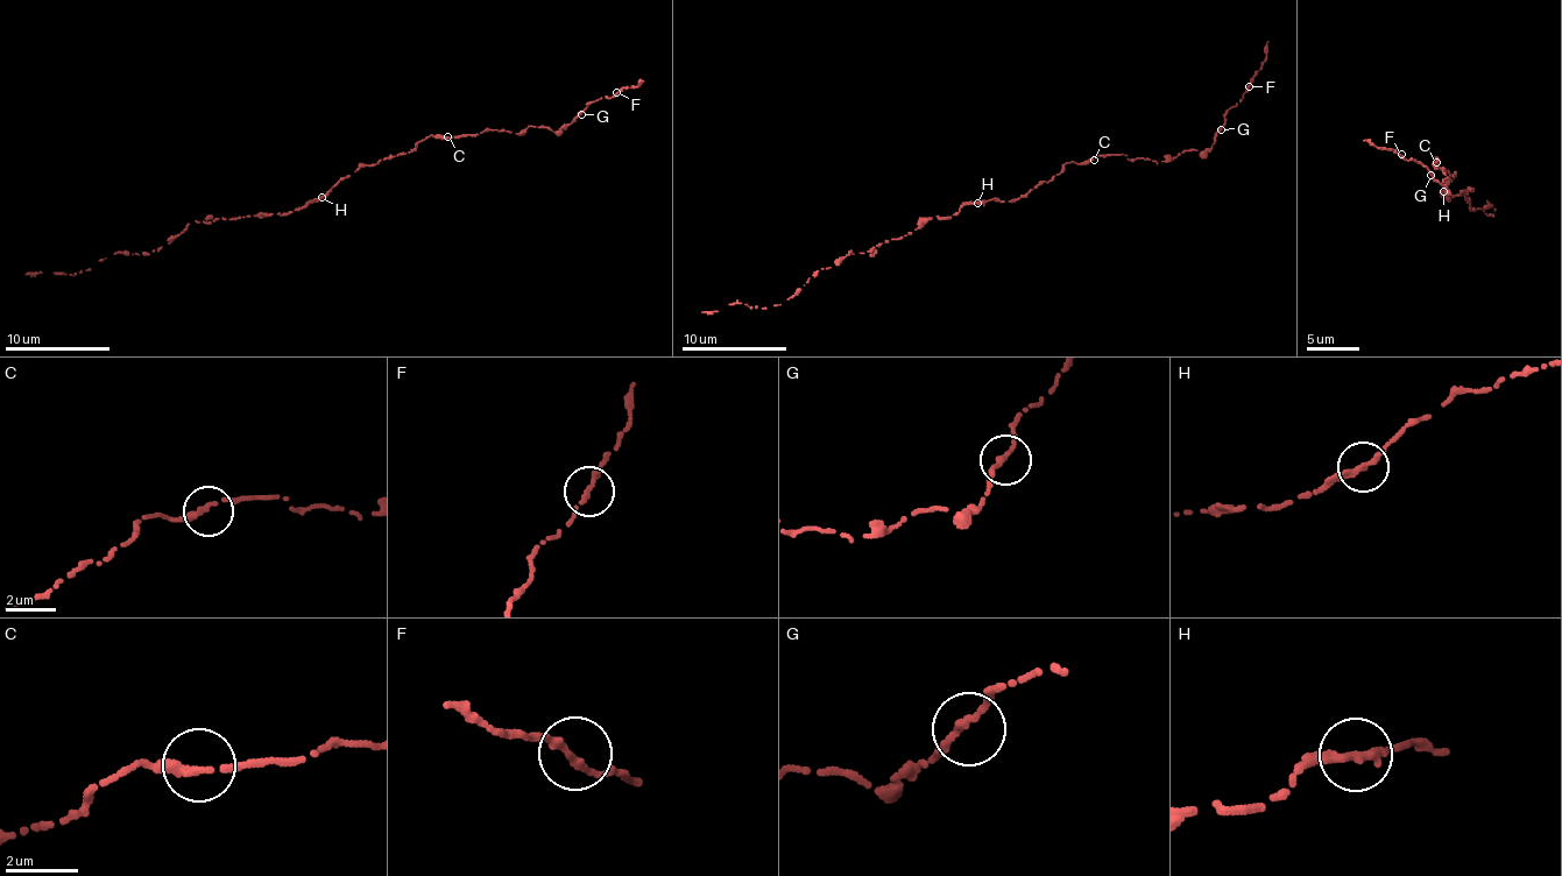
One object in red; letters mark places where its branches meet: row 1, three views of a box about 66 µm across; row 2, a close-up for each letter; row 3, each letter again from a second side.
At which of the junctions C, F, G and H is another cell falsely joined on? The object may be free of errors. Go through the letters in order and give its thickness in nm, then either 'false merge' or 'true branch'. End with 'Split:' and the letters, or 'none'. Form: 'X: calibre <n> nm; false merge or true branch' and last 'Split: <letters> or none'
C: calibre 240 nm; true branch
F: calibre 240 nm; true branch
G: calibre 200 nm; true branch
H: calibre 240 nm; true branch
Split: none

